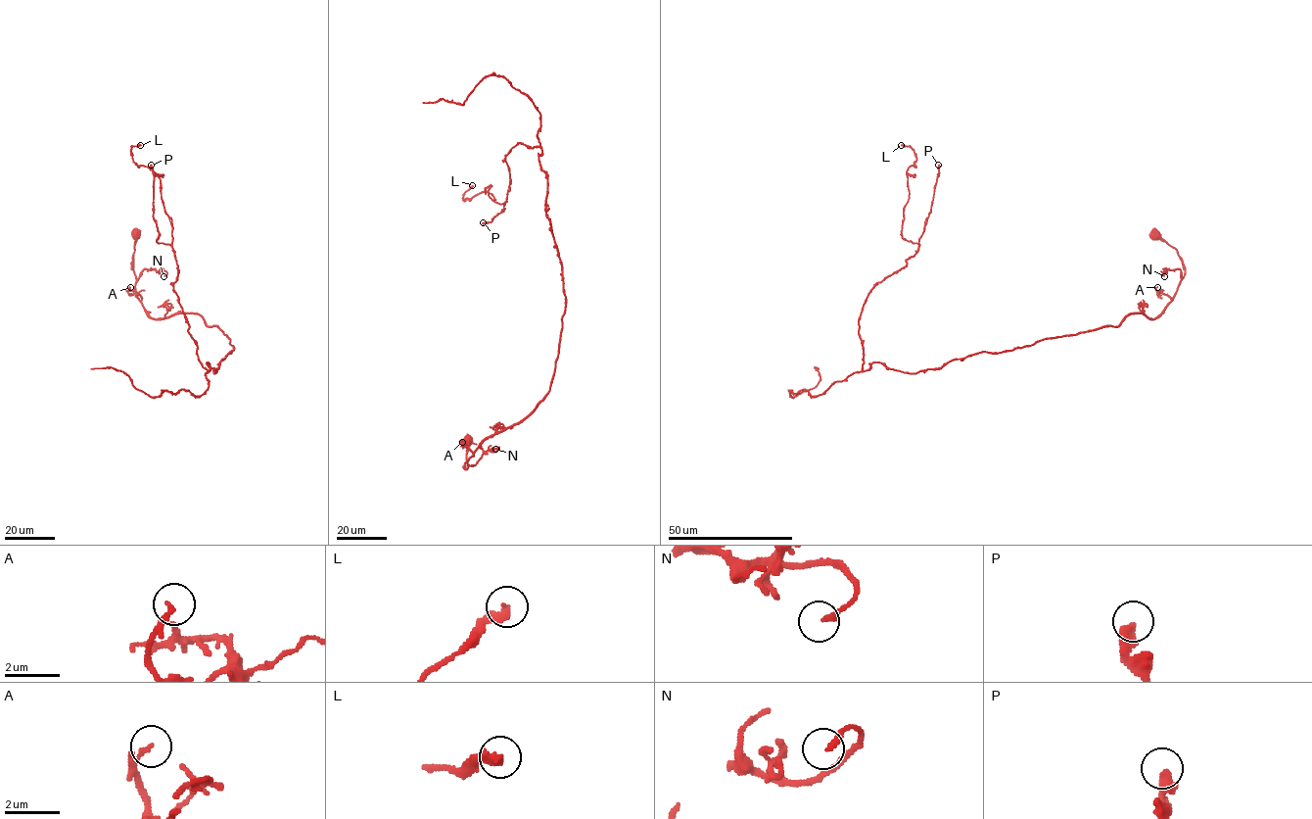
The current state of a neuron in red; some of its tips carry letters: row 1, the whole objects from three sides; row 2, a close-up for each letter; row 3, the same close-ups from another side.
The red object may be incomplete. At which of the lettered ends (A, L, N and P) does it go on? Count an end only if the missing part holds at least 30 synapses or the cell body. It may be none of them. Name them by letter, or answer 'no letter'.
no letter

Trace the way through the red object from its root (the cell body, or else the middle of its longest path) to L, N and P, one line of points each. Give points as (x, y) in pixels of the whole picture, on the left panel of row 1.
L: (137, 234), (138, 301), (216, 325), (233, 350), (214, 373), (140, 145)
N: (137, 234), (139, 236), (133, 257), (135, 278), (144, 269), (164, 271), (164, 276)
P: (137, 234), (138, 301), (154, 318), (216, 325), (233, 350), (214, 373), (173, 288), (151, 165)

